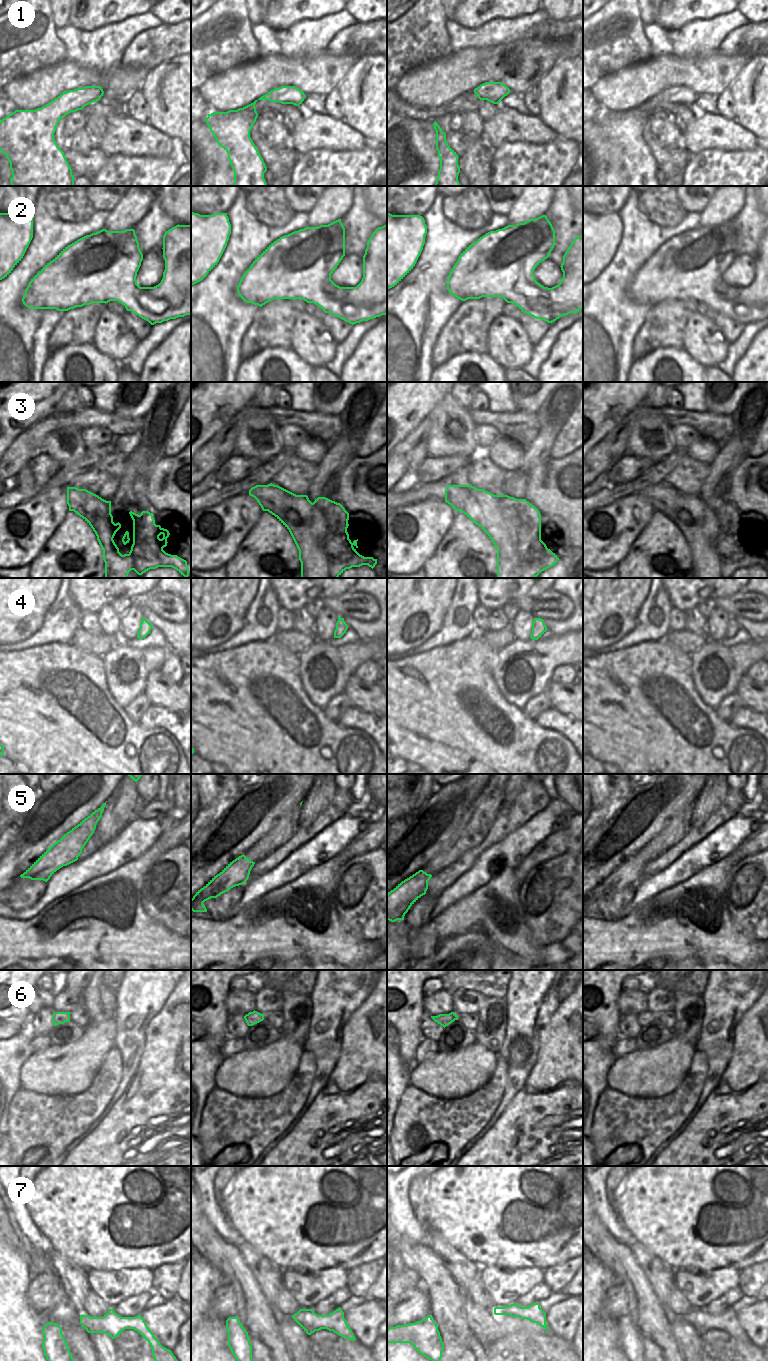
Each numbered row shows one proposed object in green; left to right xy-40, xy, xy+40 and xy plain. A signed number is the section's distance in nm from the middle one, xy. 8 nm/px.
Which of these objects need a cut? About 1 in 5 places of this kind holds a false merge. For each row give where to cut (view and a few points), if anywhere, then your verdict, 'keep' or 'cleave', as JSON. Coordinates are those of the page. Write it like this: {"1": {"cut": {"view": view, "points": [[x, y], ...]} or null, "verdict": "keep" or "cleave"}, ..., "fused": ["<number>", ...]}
{"1": {"cut": null, "verdict": "keep"}, "2": {"cut": null, "verdict": "keep"}, "3": {"cut": {"view": "xy", "points": [[312, 503], [326, 529], [310, 541], [324, 552], [330, 577]]}, "verdict": "cleave"}, "4": {"cut": null, "verdict": "keep"}, "5": {"cut": null, "verdict": "keep"}, "6": {"cut": null, "verdict": "keep"}, "7": {"cut": null, "verdict": "keep"}, "fused": ["3"]}

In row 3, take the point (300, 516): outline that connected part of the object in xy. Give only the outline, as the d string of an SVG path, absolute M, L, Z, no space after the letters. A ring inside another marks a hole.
M256 485L249 490L263 511L274 515L290 532L298 550L301 562L301 578L330 578L329 560L320 547L314 547L310 536L327 530L327 522L319 509L309 500L307 495L296 495L278 485Z

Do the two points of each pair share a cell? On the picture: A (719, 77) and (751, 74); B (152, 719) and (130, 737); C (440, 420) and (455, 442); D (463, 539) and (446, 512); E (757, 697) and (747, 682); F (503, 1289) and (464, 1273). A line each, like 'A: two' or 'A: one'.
A: two
B: two
C: one
D: two
E: one
F: two

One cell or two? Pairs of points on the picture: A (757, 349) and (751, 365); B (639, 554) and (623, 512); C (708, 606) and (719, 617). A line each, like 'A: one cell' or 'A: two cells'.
A: one cell
B: two cells
C: two cells

